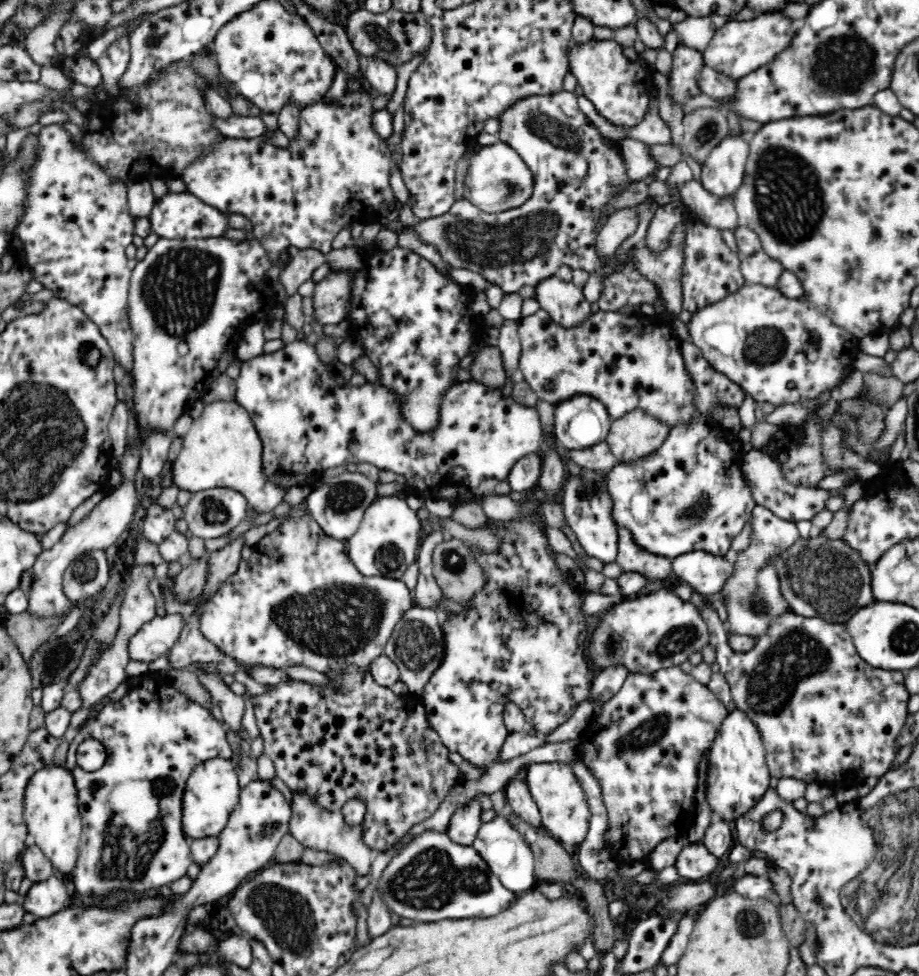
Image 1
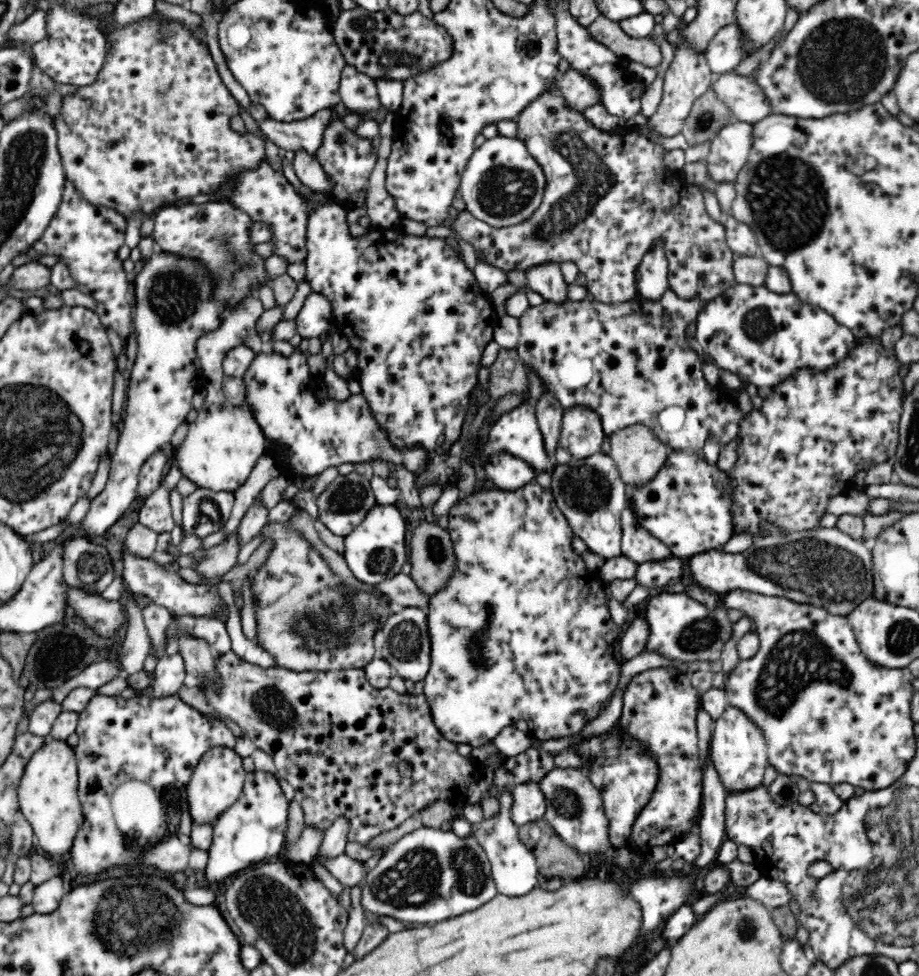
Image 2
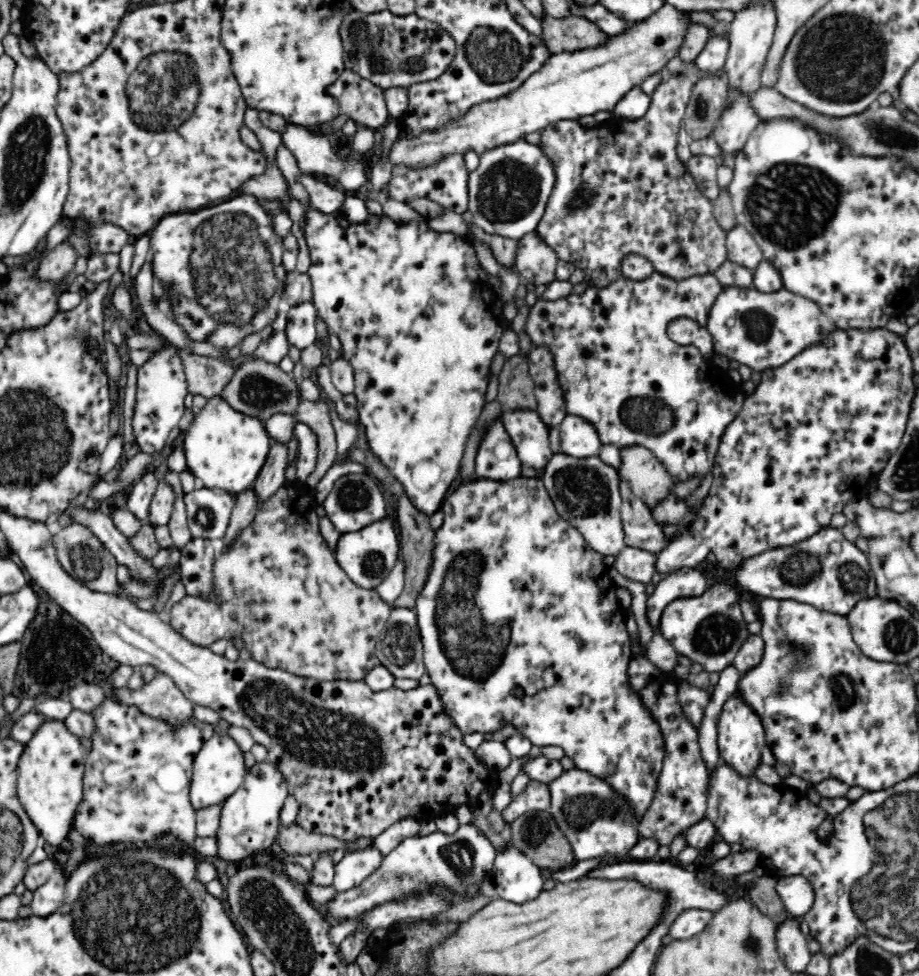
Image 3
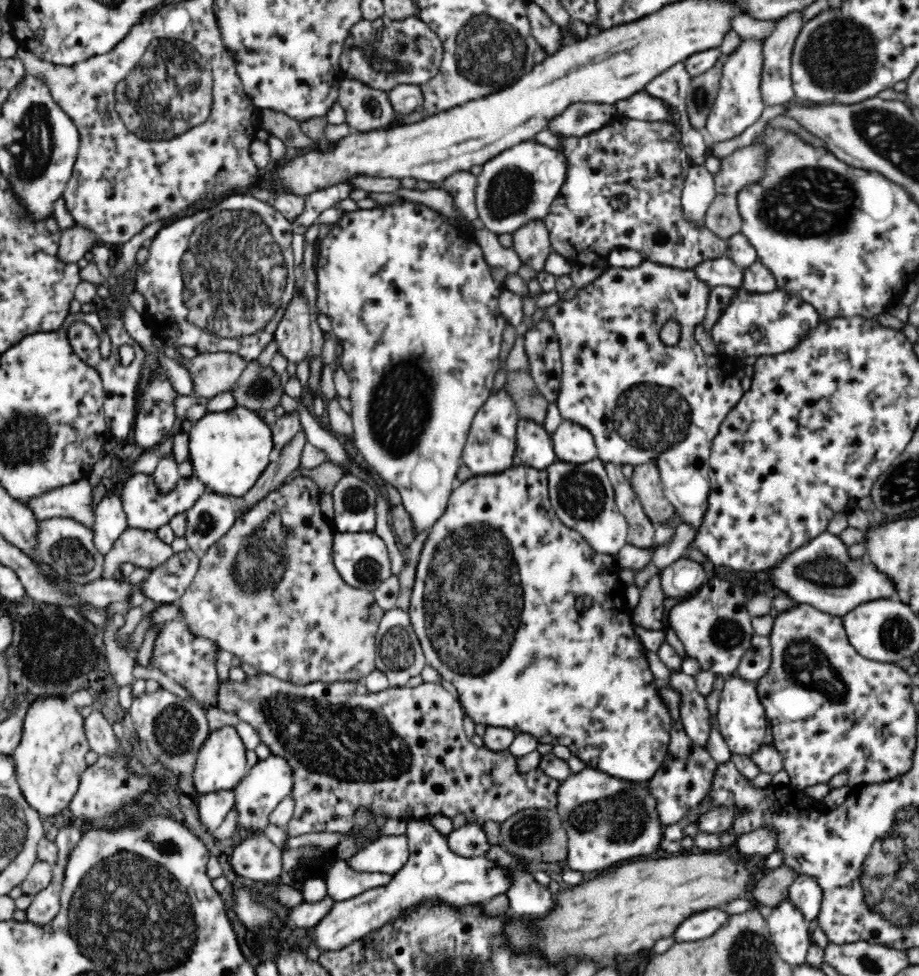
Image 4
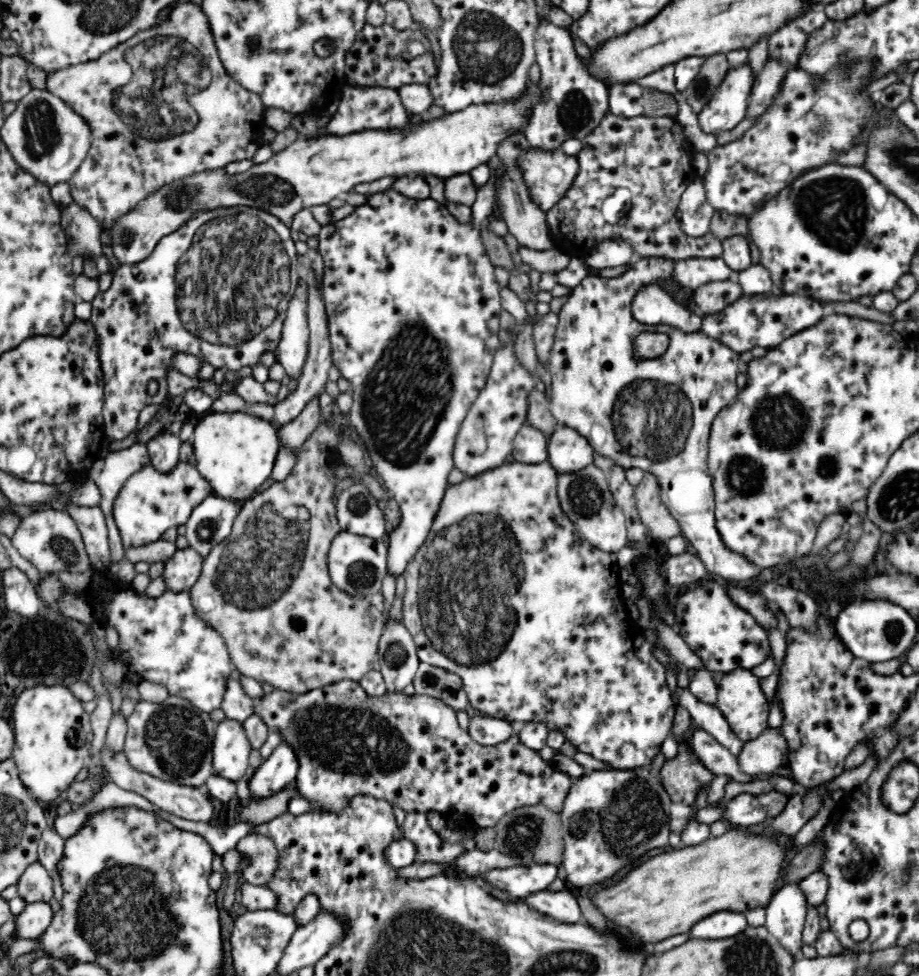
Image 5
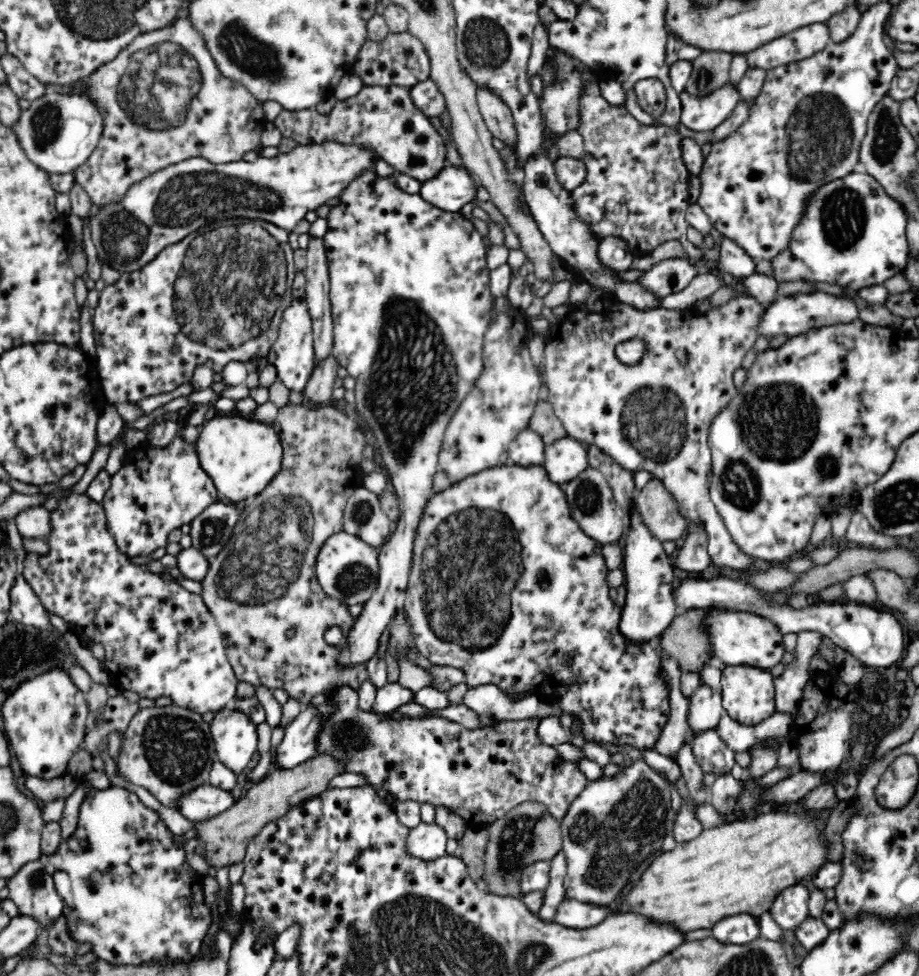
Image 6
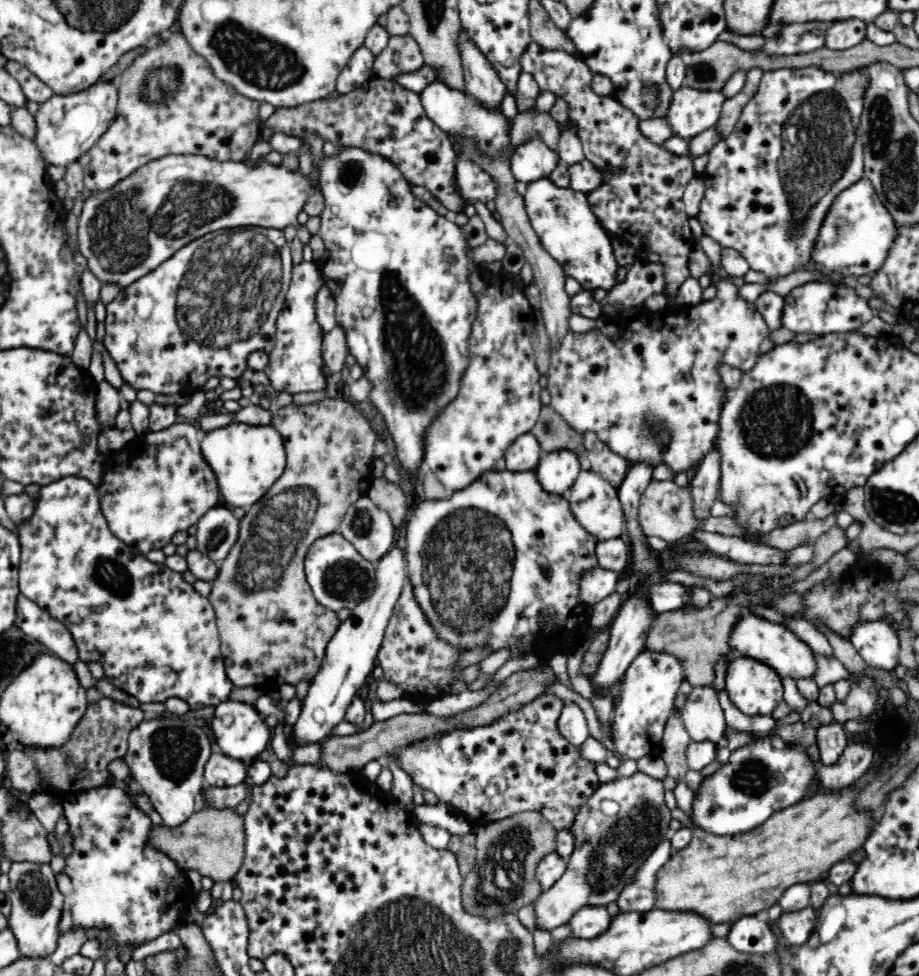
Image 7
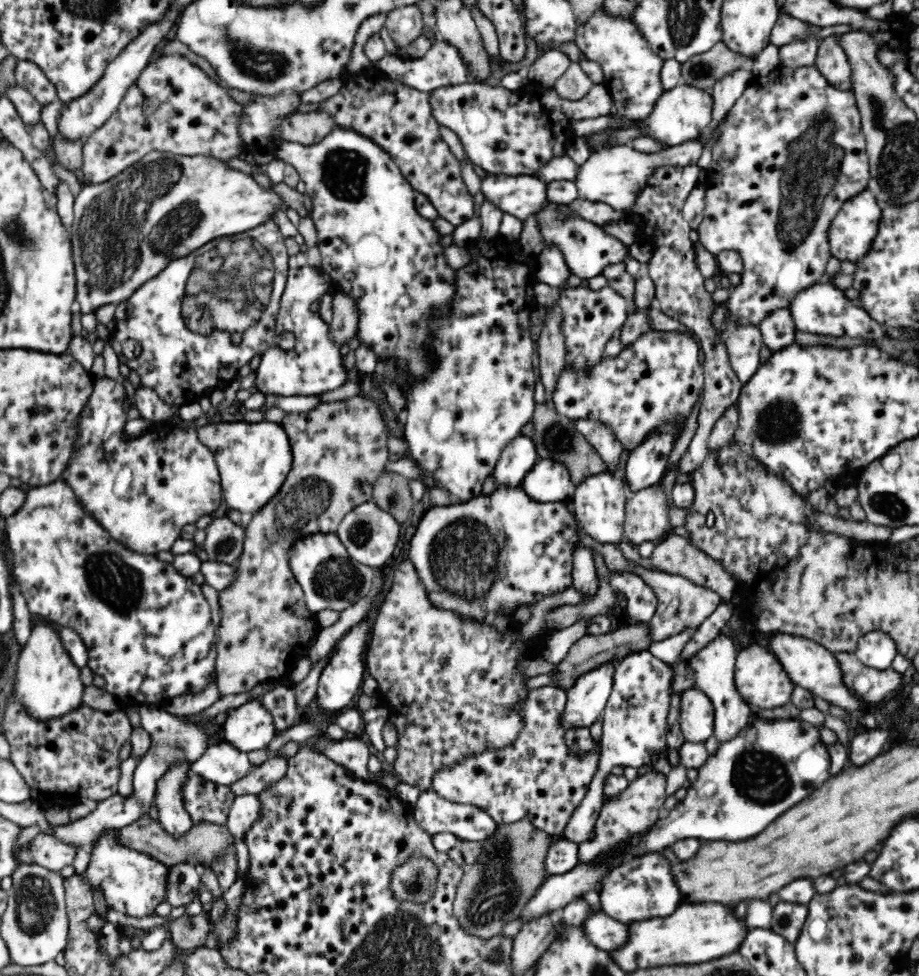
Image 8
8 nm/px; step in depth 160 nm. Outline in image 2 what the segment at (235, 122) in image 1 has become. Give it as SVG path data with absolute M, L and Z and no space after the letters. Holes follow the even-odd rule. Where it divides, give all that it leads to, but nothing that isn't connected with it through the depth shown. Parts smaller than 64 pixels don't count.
M330 109L315 112L304 120L293 123L266 119L258 122L262 134L277 144L284 152L291 150L294 154L304 150L308 155L317 158L317 150L322 144L326 127L330 124Z

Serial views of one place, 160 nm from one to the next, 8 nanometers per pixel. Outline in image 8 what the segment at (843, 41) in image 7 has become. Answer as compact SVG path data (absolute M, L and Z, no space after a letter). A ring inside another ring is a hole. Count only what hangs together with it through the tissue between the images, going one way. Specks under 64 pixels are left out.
M828 37L821 42L817 50L815 65L830 85L854 94L851 64L845 50L834 41L834 37Z

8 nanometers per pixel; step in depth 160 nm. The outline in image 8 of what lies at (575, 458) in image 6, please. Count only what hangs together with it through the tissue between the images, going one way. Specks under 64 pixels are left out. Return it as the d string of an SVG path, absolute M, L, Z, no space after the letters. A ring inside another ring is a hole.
M548 459L537 461L519 486L540 503L569 501L575 491L566 466Z

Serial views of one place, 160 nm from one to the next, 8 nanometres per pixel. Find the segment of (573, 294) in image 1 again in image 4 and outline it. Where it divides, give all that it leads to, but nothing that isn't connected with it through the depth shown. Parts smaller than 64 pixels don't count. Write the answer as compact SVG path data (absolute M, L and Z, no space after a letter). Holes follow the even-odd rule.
M534 218L512 232L514 250L520 259L537 273L543 272L544 262L553 248L549 230L542 218Z

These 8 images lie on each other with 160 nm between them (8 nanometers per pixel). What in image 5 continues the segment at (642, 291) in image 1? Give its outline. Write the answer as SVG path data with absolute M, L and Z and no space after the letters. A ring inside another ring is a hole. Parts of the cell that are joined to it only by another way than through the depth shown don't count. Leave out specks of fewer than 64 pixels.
M606 112L600 125L587 134L580 142L582 150L575 156L580 170L566 194L546 212L547 225L553 240L553 246L568 257L584 259L600 242L610 239L626 241L632 250L642 257L664 257L666 260L685 260L690 258L721 258L722 239L708 231L704 236L688 236L680 226L676 211L682 193L698 178L690 166L690 156L695 148L686 140L682 125L673 117L630 116L624 117ZM628 188L630 208L614 212L614 218L606 220L602 214L608 203L608 196L620 199L623 190Z

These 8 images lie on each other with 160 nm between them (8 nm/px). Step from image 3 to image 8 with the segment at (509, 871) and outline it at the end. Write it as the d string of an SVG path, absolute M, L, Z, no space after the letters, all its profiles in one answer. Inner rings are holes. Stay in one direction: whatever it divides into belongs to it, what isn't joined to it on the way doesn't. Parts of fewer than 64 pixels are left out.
M601 911L590 913L588 918L583 927L590 942L598 948L611 953L629 941L629 925Z

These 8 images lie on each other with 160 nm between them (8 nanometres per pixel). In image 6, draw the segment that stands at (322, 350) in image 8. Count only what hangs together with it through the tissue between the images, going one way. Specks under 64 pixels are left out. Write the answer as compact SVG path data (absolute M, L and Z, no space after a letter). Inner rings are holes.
M298 271L293 280L290 306L284 310L277 340L271 346L265 360L266 364L274 365L277 380L288 387L290 391L303 393L306 390L311 374L315 369L314 330L312 318L306 303L306 276Z

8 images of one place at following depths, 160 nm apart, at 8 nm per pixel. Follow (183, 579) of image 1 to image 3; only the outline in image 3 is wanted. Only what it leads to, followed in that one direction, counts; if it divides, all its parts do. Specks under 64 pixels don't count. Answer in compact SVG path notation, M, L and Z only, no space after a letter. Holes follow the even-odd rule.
M253 487L235 494L235 503L232 508L231 519L226 531L226 536L224 536L225 546L230 546L233 541L236 541L239 532L242 532L244 526L254 520L260 502L262 502L262 500L256 494Z

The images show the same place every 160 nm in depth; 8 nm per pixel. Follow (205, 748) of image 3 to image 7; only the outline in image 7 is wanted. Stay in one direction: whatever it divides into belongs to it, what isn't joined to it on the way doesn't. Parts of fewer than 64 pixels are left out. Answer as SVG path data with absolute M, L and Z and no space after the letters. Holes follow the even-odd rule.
M232 700L215 706L211 729L214 739L216 739L216 749L234 759L242 760L246 764L258 759L264 750L270 749L270 742L274 733L274 730L260 716L254 703L248 704Z

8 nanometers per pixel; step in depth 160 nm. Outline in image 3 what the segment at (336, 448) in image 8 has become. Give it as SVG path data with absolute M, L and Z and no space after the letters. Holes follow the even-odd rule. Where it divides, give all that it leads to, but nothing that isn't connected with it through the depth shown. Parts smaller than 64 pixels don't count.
M305 481L285 483L270 498L266 498L266 500L260 502L254 520L244 526L242 532L239 532L236 541L233 541L230 546L225 546L222 552L214 557L214 562L212 562L212 592L186 594L170 608L169 623L186 640L202 647L210 647L218 639L233 640L234 638L240 638L244 643L244 648L250 653L250 658L268 668L282 669L290 674L311 678L320 682L333 680L364 681L365 676L373 668L380 665L375 655L377 640L378 636L380 636L380 631L386 624L386 620L389 619L392 606L382 601L377 589L366 590L365 588L360 588L341 569L335 559L334 550L328 547L326 540L324 540L320 532L318 524L319 516L316 513L317 502L312 492L313 489L310 489Z

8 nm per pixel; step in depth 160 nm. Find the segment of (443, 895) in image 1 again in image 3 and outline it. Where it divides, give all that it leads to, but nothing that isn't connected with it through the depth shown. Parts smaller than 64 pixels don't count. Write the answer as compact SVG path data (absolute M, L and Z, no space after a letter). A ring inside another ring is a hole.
M473 822L459 824L454 834L444 834L438 830L430 835L405 838L382 861L382 868L374 874L370 874L359 886L337 891L336 896L328 902L324 902L319 908L320 912L328 918L356 918L364 910L370 910L378 904L400 898L400 894L419 890L424 892L426 888L435 883L444 883L453 890L473 890L477 883L489 885L489 877L493 869L493 862L497 855L492 842L486 837Z

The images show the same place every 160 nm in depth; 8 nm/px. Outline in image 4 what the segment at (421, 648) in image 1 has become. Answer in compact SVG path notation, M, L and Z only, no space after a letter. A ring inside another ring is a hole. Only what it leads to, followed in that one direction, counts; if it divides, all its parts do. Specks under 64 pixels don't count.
M398 607L385 611L382 615L377 632L377 669L382 671L388 679L390 687L404 688L408 681L414 676L421 674L424 668L424 653L420 648L413 624L408 616L409 610L402 610Z

